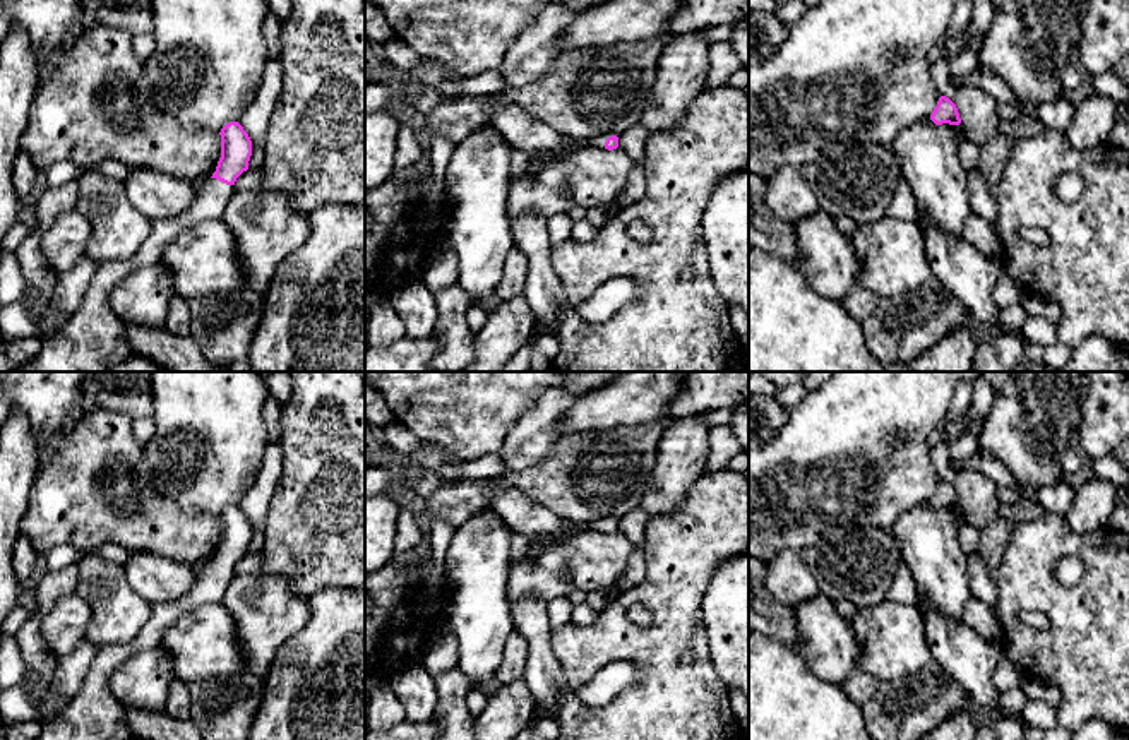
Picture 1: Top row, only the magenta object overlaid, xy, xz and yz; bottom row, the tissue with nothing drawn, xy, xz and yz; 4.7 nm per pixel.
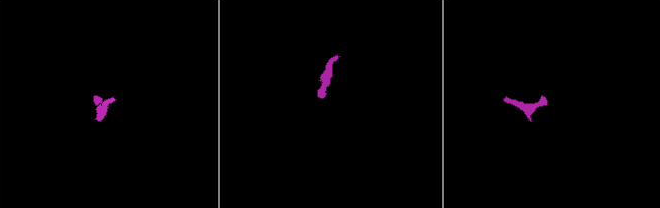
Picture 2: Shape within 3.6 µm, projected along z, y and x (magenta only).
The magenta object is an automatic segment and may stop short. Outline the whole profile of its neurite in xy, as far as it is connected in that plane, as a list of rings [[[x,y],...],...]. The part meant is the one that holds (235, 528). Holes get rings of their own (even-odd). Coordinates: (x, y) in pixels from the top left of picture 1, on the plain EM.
[[[238,505],[221,516],[221,541],[211,562],[197,569],[192,589],[175,601],[151,605],[151,615],[125,646],[101,646],[79,692],[53,718],[41,723],[36,740],[132,740],[123,704],[113,695],[110,678],[137,651],[159,646],[163,634],[202,605],[223,603],[236,562],[248,553],[252,524]]]

